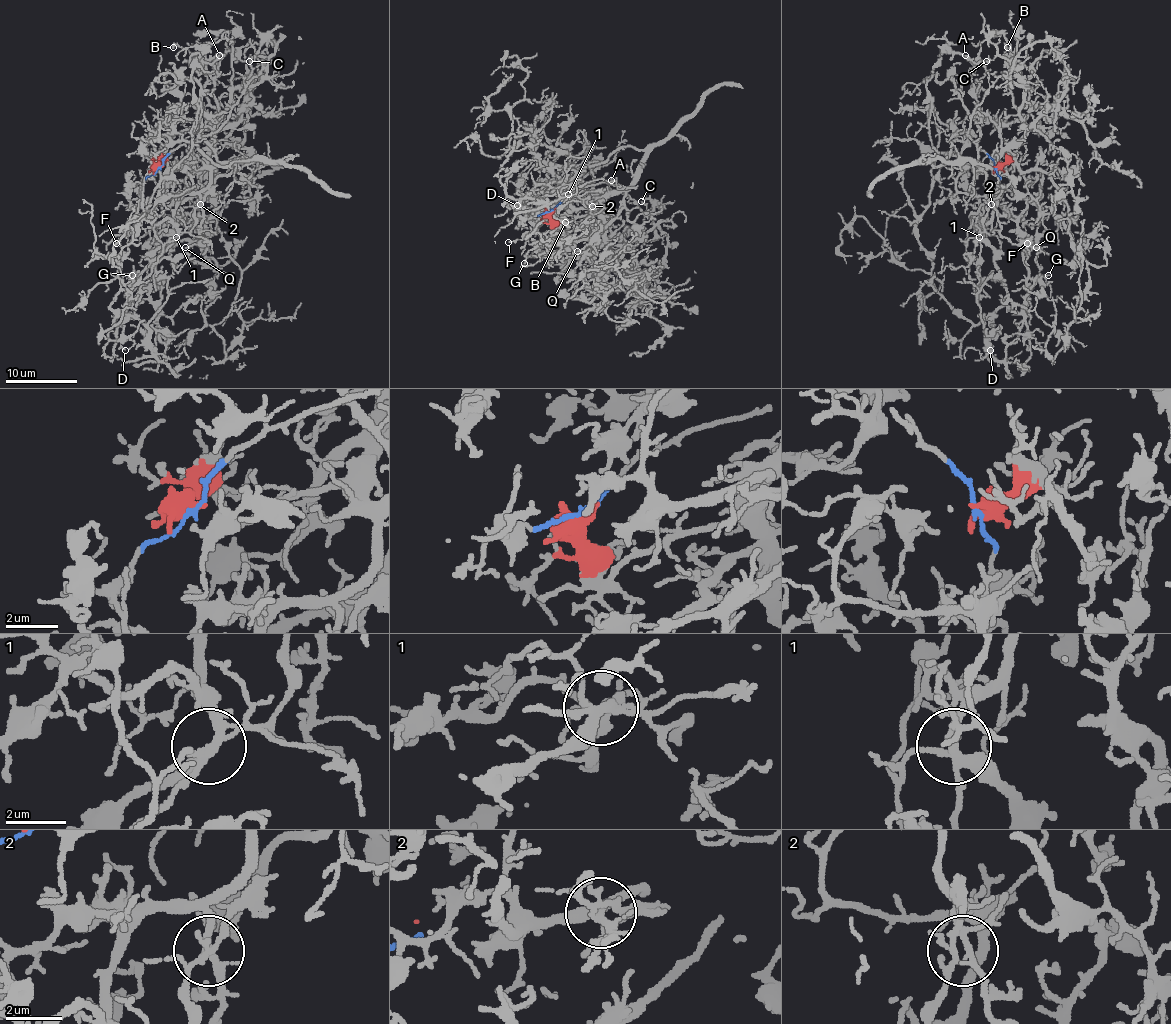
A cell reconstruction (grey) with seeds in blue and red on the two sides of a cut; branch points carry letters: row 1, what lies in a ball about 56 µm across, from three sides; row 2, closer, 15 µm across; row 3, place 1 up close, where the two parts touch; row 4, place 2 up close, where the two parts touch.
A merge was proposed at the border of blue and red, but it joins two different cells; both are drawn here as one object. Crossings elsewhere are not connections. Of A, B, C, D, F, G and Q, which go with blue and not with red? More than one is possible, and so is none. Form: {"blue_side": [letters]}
{"blue_side": []}

